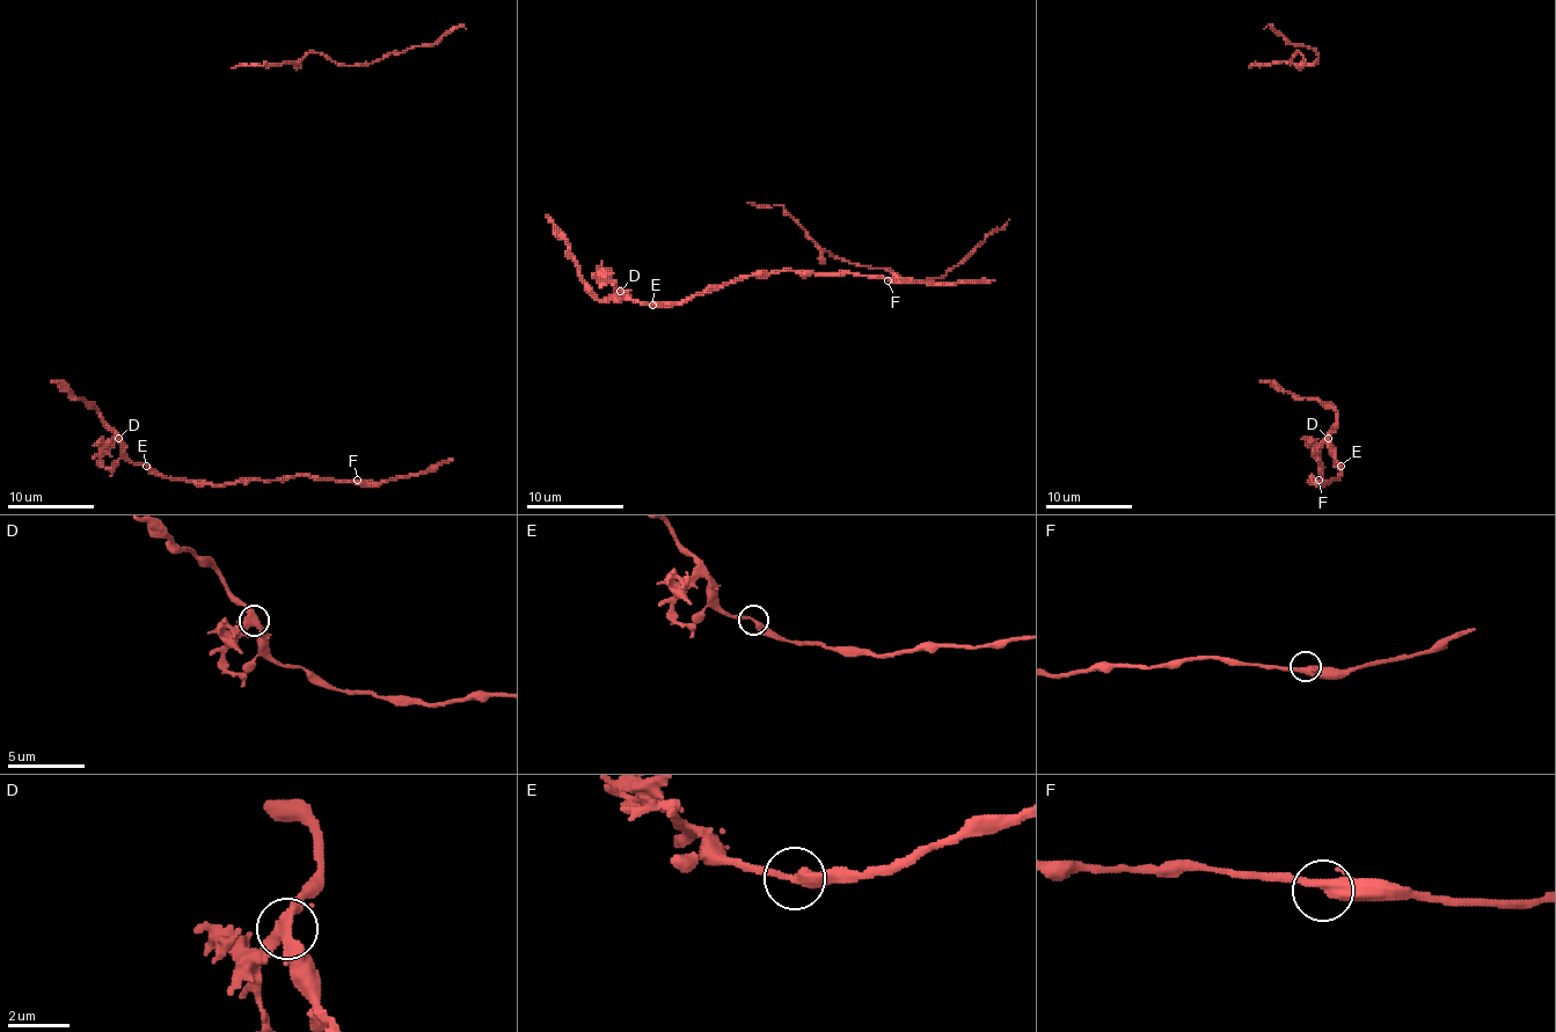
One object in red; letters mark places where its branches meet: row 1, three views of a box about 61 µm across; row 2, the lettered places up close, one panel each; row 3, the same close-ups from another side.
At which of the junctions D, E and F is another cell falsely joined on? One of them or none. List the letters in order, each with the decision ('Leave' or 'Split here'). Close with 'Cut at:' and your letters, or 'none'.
D: Split here
E: Leave
F: Leave
Cut at: D

